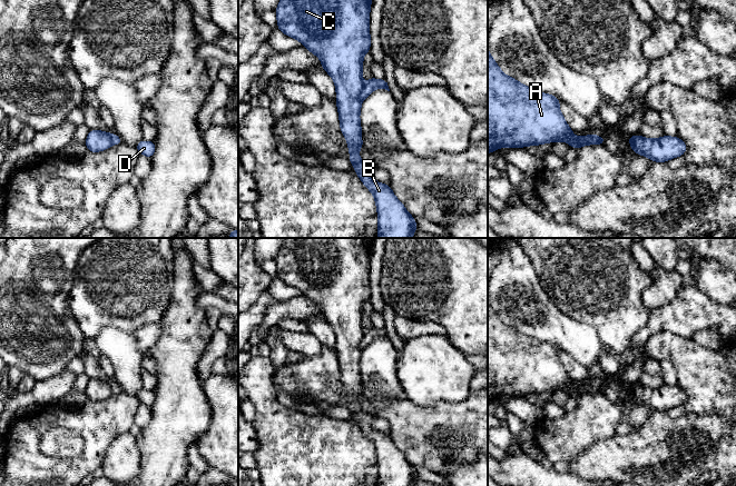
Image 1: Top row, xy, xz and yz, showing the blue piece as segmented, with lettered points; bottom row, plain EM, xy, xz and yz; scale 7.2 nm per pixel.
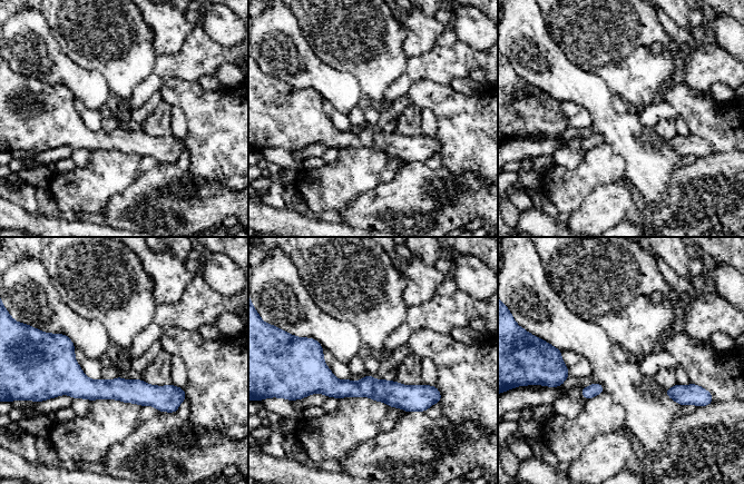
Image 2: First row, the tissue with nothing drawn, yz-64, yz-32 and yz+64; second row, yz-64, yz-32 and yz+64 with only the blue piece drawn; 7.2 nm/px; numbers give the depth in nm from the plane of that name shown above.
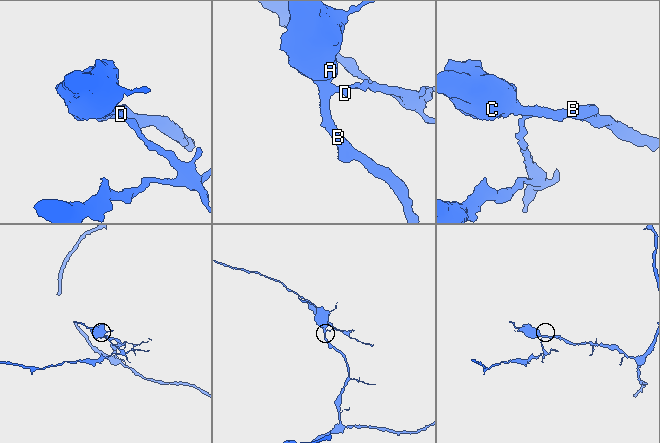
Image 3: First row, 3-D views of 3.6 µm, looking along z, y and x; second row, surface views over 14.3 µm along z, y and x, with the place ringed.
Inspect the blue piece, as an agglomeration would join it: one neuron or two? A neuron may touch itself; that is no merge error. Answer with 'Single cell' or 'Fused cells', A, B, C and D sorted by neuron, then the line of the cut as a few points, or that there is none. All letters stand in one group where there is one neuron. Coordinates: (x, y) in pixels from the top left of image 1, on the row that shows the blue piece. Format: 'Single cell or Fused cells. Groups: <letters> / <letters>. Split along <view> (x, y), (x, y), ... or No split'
Fused cells. Groups: A B C / D. Split along xz (363, 86), (360, 92), (361, 100)

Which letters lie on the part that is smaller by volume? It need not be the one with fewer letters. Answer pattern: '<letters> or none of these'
D

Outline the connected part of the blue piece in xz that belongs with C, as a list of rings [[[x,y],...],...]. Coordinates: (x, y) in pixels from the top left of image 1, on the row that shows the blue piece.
[[[281,0],[275,12],[277,28],[288,37],[303,43],[313,54],[321,59],[322,68],[333,78],[336,87],[336,105],[340,116],[341,132],[347,140],[351,165],[356,176],[373,194],[377,208],[377,238],[412,238],[416,224],[394,196],[390,185],[372,179],[374,167],[360,159],[357,151],[363,148],[360,123],[360,99],[363,81],[363,56],[370,52],[370,8],[372,0]]]

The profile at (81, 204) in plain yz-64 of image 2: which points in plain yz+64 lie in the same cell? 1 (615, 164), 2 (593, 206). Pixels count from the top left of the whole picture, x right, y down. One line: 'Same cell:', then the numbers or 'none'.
Same cell: 1

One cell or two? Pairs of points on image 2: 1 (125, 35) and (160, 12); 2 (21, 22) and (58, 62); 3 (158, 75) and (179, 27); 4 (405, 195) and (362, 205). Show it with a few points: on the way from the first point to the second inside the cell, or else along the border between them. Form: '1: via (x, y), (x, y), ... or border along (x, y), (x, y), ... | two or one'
1: border along (139, 11), (143, 20), (153, 30), (154, 47) | two
2: via (32, 28), (40, 35), (40, 41), (48, 51) | one
3: border along (185, 38), (178, 52), (157, 57) | two
4: via (394, 205), (373, 205) | one

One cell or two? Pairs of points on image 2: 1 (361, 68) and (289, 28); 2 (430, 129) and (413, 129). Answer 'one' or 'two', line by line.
1: two
2: two

